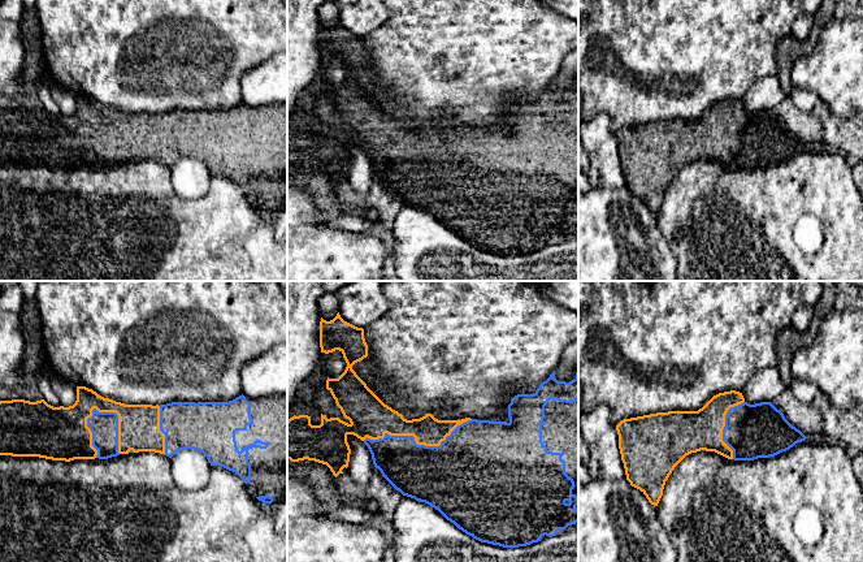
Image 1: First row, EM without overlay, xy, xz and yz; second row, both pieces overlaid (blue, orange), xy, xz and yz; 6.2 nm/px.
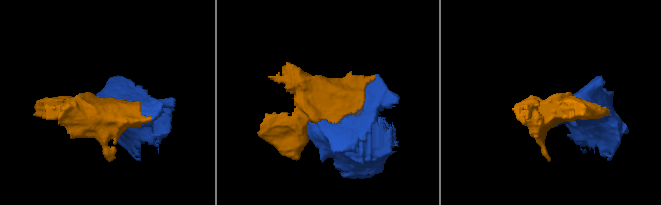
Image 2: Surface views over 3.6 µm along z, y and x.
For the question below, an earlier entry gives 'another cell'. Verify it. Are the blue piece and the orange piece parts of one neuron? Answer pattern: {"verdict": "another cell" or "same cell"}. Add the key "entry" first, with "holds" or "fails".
{"entry": "fails", "verdict": "same cell"}

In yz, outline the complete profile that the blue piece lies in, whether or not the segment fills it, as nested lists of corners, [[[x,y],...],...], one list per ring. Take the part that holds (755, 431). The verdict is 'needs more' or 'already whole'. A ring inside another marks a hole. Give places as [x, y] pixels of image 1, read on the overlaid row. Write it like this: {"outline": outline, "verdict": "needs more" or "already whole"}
{"outline": [[[736,390],[714,395],[698,411],[624,419],[616,431],[626,480],[654,506],[675,467],[691,453],[706,450],[754,461],[775,457],[807,438],[771,402],[750,405]]], "verdict": "needs more"}

